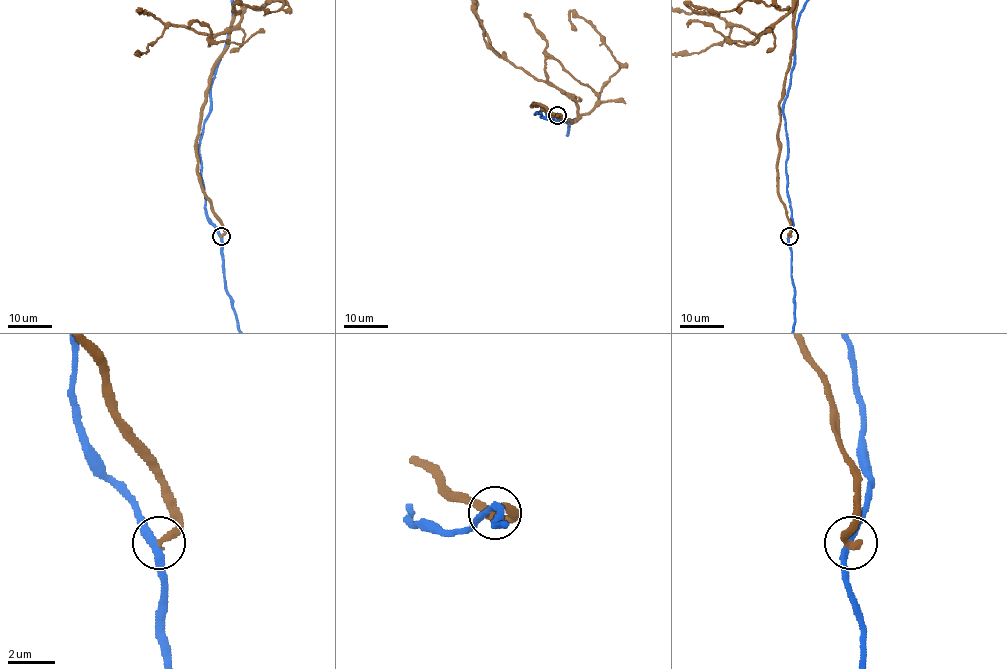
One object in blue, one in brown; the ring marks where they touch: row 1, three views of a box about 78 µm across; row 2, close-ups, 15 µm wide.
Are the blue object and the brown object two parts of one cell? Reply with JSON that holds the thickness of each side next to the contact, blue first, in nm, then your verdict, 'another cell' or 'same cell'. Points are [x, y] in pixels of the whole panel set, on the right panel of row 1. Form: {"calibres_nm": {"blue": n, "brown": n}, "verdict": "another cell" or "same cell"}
{"calibres_nm": {"blue": 300, "brown": 340}, "verdict": "another cell"}

